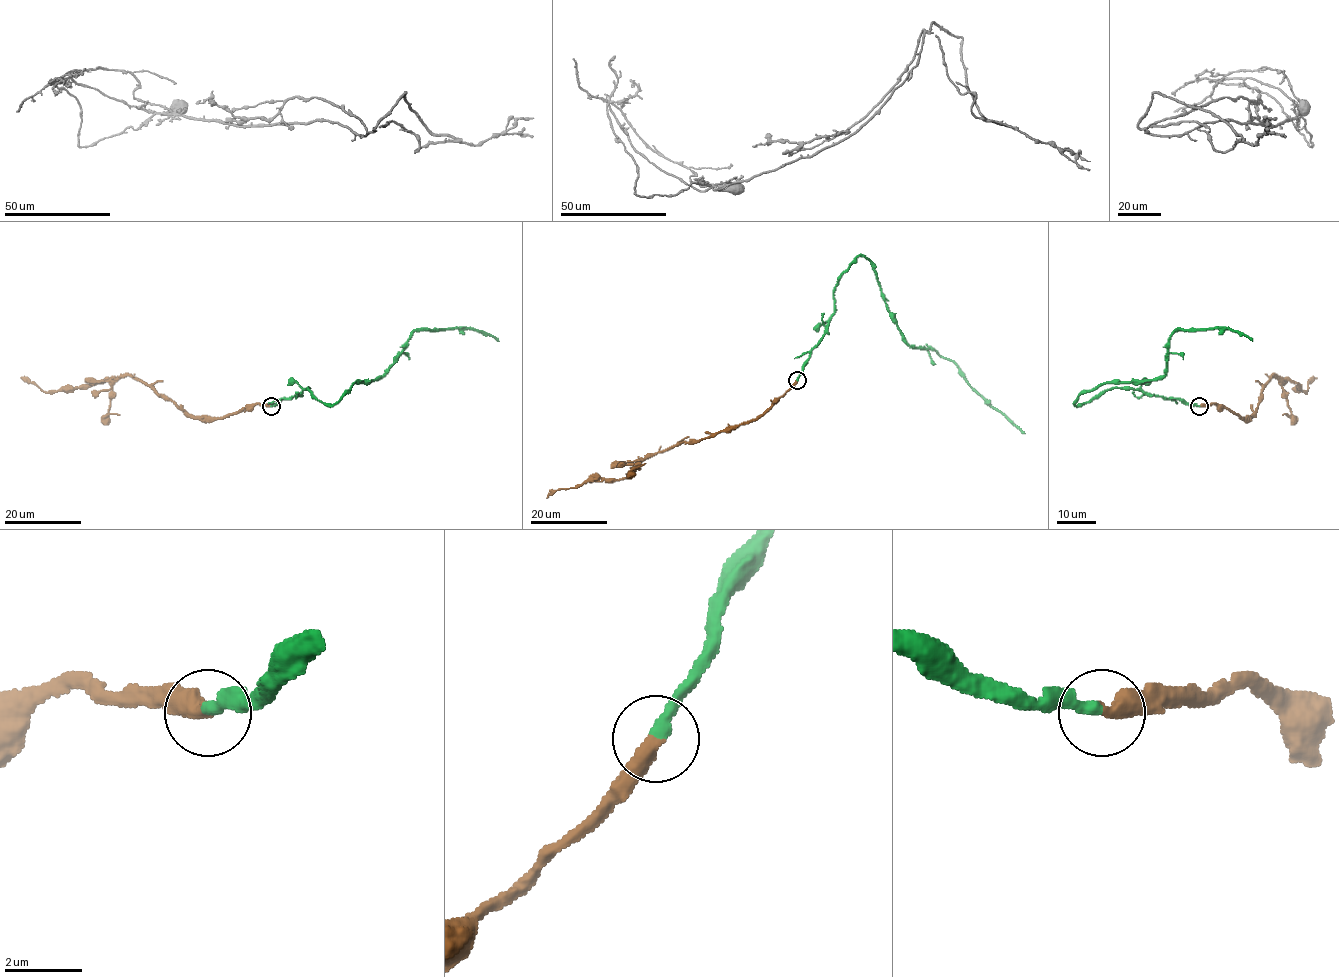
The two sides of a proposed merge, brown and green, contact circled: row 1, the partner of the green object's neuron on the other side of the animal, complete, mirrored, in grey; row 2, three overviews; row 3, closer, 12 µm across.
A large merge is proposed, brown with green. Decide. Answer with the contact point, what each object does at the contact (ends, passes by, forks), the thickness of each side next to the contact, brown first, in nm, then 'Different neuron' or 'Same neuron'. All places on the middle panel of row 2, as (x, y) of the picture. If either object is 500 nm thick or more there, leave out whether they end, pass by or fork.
Place: (797, 380). At the ring brown ends. At the ring green ends. Thickness 440 nm (brown) against 320 nm. Same neuron

